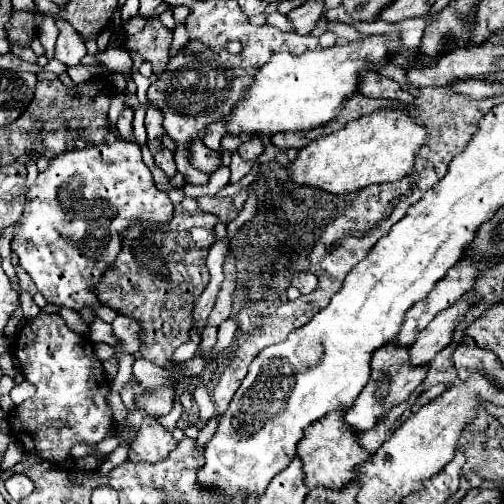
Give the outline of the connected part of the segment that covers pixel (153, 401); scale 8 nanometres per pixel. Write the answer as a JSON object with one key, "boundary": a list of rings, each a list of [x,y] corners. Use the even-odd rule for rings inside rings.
{"boundary":[[[155,389],[151,391],[149,397],[143,397],[137,401],[137,409],[145,409],[151,417],[161,417],[167,415],[173,407],[173,399],[175,399],[175,389]]]}

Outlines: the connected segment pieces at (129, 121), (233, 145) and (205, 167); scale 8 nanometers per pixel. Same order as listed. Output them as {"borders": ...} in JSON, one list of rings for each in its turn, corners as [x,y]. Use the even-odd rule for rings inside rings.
{"borders":[[[[125,107],[117,119],[117,129],[121,133],[121,137],[127,137],[133,133],[133,109]]],[[[242,133],[242,134],[229,134],[225,136],[221,141],[221,146],[228,150],[230,153],[235,153],[243,141],[249,140],[254,134]]],[[[195,139],[191,145],[191,165],[199,171],[211,175],[221,167],[221,155],[209,147],[203,145],[201,139]]]]}

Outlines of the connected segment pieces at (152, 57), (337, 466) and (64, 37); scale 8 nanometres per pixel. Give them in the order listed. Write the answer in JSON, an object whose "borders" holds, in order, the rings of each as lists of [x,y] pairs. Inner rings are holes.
{"borders":[[[[155,21],[155,25],[145,25],[143,31],[139,31],[133,37],[125,37],[123,49],[137,51],[143,61],[151,61],[153,63],[153,73],[161,75],[165,65],[169,63],[169,47],[173,41],[173,33],[161,25],[159,21]]],[[[347,409],[341,413],[333,413],[329,417],[321,417],[305,429],[305,437],[297,447],[297,455],[303,459],[305,483],[309,489],[327,487],[327,489],[343,489],[357,477],[357,469],[369,459],[369,453],[359,445],[359,433],[349,433],[349,425],[345,425]]],[[[55,19],[55,23],[59,27],[59,37],[57,37],[57,47],[55,47],[55,59],[59,59],[61,63],[65,63],[69,67],[79,65],[81,59],[83,59],[83,55],[87,53],[81,35],[77,35],[75,29],[71,29],[71,25],[67,21]]]]}

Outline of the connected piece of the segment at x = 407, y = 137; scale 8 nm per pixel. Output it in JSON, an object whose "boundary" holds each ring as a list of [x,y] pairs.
{"boundary":[[[389,109],[375,111],[371,115],[363,115],[359,119],[349,121],[343,129],[339,129],[331,135],[325,135],[317,141],[309,143],[305,149],[301,149],[297,159],[289,165],[289,179],[297,185],[309,185],[309,187],[321,189],[331,195],[347,195],[347,193],[359,191],[367,185],[373,185],[373,183],[391,183],[413,171],[415,155],[427,143],[429,133],[431,131],[427,127],[417,125],[411,117],[407,117],[401,111],[389,111]]]}

